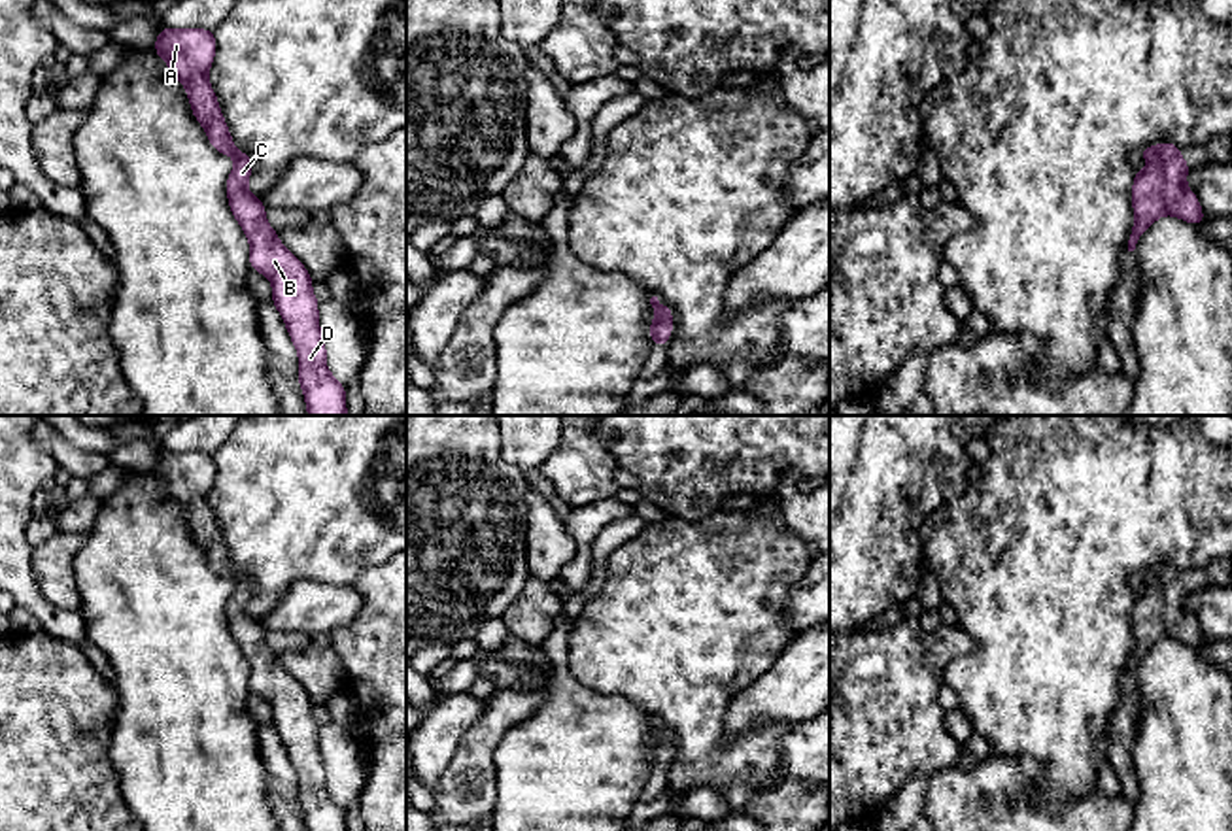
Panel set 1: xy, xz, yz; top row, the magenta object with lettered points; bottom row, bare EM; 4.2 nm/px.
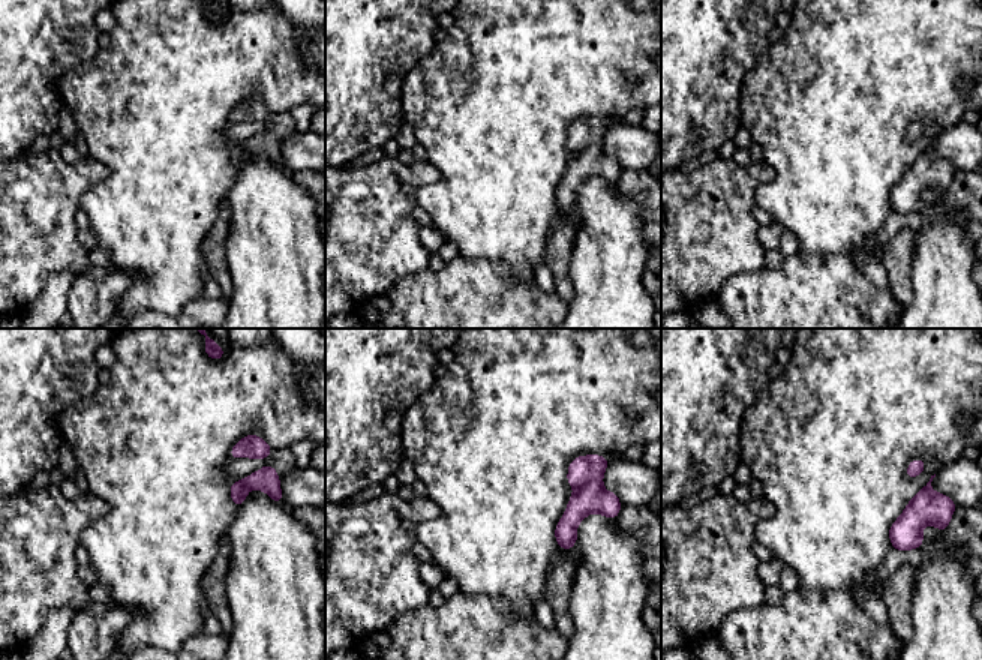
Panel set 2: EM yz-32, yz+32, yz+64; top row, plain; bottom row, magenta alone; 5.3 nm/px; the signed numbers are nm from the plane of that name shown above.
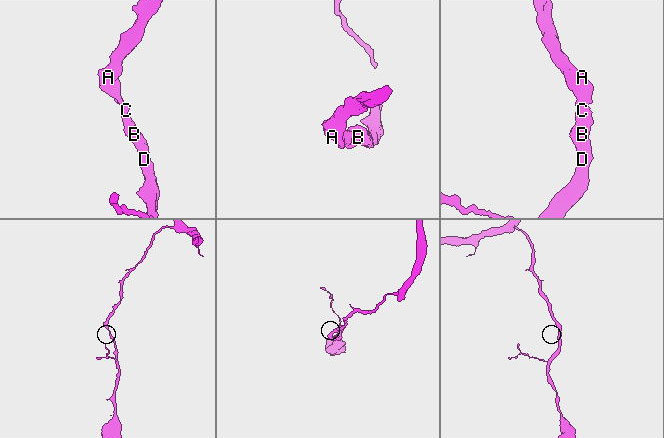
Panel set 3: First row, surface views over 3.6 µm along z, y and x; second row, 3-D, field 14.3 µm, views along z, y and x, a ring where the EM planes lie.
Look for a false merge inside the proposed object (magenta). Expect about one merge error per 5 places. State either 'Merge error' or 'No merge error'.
No merge error

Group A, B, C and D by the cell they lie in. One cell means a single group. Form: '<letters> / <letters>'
A B C D

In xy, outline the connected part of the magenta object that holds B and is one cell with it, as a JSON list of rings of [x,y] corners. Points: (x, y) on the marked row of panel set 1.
[[[164,26],[155,53],[183,83],[195,119],[206,130],[210,145],[234,159],[225,191],[229,208],[249,240],[249,266],[272,283],[272,302],[278,308],[291,342],[299,353],[299,385],[308,416],[348,416],[346,387],[327,368],[327,349],[319,329],[319,302],[312,291],[306,266],[283,247],[278,232],[266,221],[266,206],[248,191],[253,170],[249,155],[236,149],[223,119],[208,72],[217,51],[214,30]]]

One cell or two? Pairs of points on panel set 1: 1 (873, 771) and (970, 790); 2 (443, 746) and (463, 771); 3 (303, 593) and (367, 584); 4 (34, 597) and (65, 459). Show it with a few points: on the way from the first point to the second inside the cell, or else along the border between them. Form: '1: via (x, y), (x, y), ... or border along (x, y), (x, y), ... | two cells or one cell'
1: border along (957, 763), (930, 775) | two cells
2: border along (477, 720), (462, 737), (446, 769), (431, 788) | two cells
3: border along (354, 586), (361, 610), (335, 627) | two cells
4: border along (31, 435), (61, 467) | two cells

